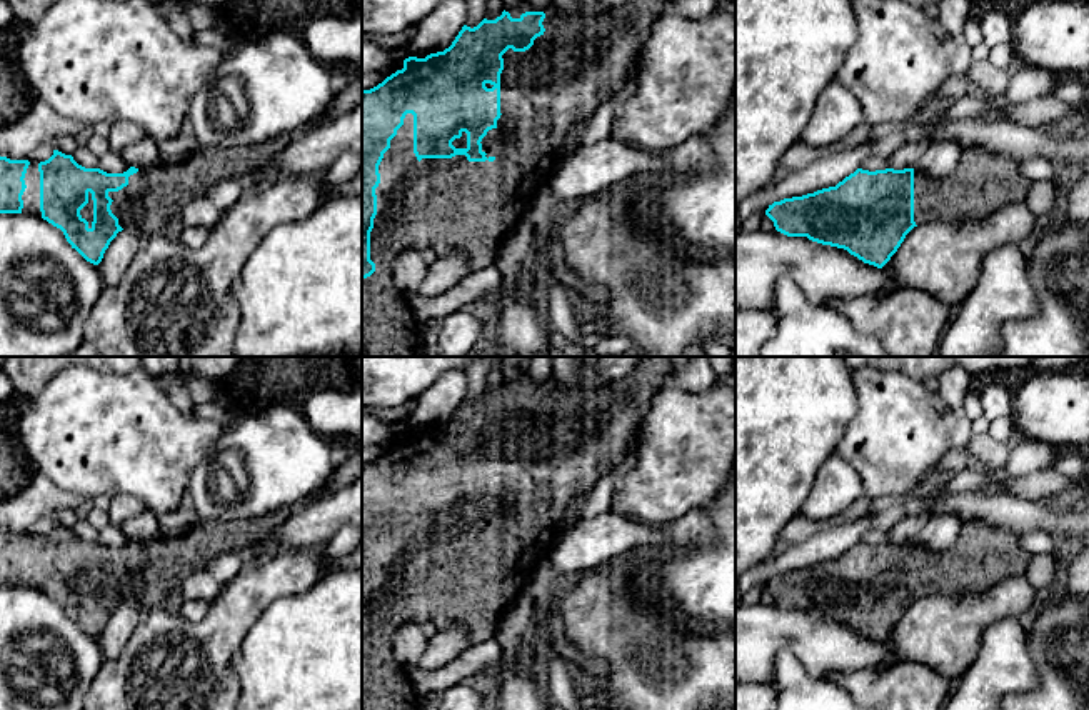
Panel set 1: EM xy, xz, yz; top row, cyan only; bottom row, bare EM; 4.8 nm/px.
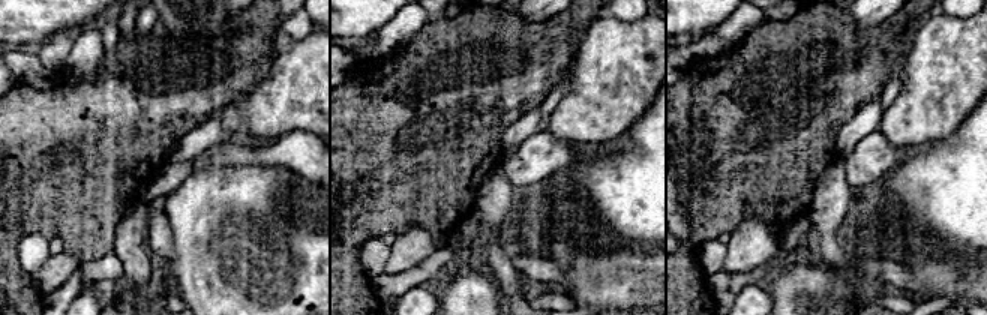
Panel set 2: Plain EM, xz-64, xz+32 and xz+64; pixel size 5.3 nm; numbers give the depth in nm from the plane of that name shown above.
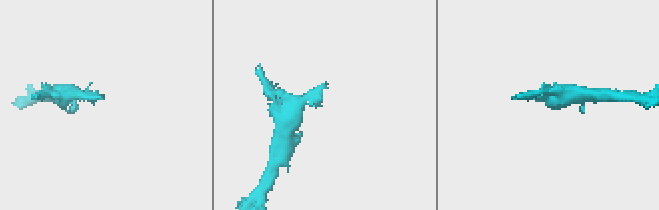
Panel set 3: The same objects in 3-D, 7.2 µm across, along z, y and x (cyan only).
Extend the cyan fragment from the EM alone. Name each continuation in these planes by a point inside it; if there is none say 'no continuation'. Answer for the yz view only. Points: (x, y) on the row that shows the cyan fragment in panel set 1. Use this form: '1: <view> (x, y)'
1: yz (983, 182)

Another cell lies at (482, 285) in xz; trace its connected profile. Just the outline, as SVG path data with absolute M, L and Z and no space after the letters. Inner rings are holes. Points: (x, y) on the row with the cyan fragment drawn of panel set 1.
M492 265L479 272L472 272L454 288L435 298L414 295L409 298L409 303L415 317L424 323L432 318L444 318L462 308L480 308L484 302L494 300L504 292L502 275L497 267Z

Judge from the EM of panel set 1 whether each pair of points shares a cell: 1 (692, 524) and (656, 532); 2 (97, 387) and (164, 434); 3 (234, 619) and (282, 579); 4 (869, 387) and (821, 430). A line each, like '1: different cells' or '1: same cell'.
1: same cell
2: same cell
3: same cell
4: different cells

